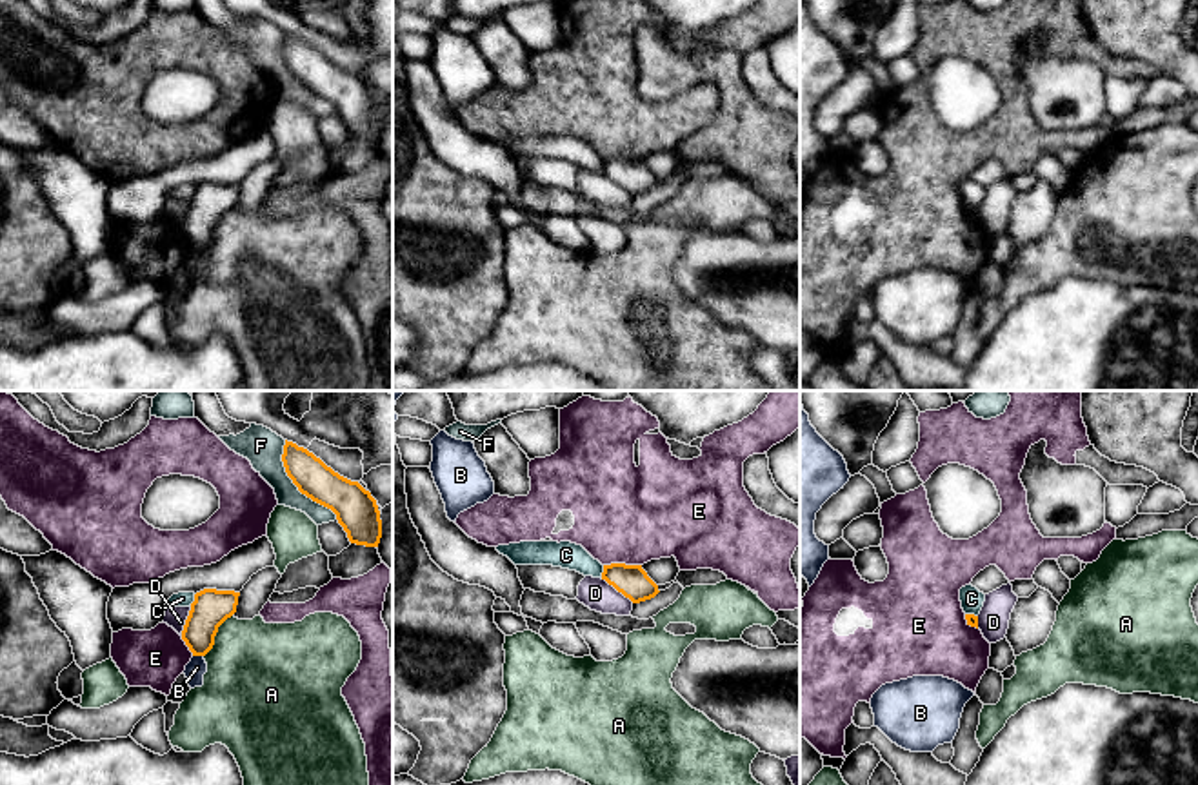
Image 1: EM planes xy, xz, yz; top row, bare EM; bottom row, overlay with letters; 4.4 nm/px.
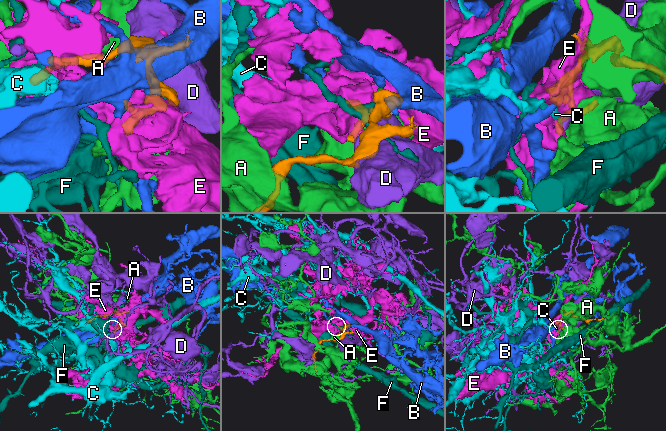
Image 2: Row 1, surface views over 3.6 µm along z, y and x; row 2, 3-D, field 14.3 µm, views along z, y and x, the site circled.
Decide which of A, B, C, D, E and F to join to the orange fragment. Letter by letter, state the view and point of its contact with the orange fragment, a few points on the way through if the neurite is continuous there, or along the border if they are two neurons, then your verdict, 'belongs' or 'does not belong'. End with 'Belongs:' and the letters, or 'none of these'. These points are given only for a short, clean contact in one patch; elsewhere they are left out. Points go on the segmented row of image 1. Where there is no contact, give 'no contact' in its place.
A: xy (215, 635) | does not belong
B: xy (199, 655) | along xy (193, 655), (202, 656) | does not belong
C: xz (604, 571) | along xz (604, 566), (600, 576) | does not belong
D: xz (617, 589) | does not belong
E: xz (622, 564) | does not belong
F: xy (295, 484) | does not belong
Belongs: none of these

